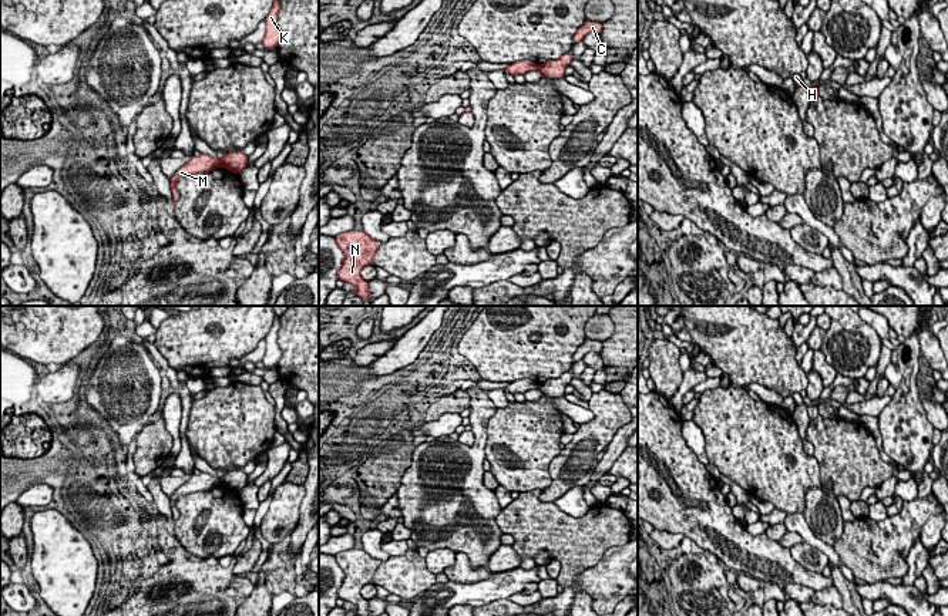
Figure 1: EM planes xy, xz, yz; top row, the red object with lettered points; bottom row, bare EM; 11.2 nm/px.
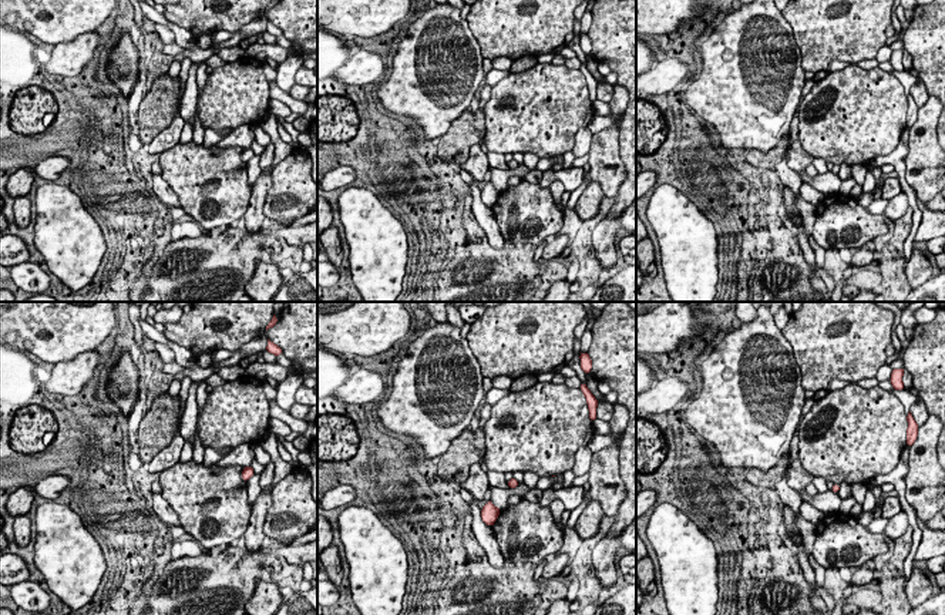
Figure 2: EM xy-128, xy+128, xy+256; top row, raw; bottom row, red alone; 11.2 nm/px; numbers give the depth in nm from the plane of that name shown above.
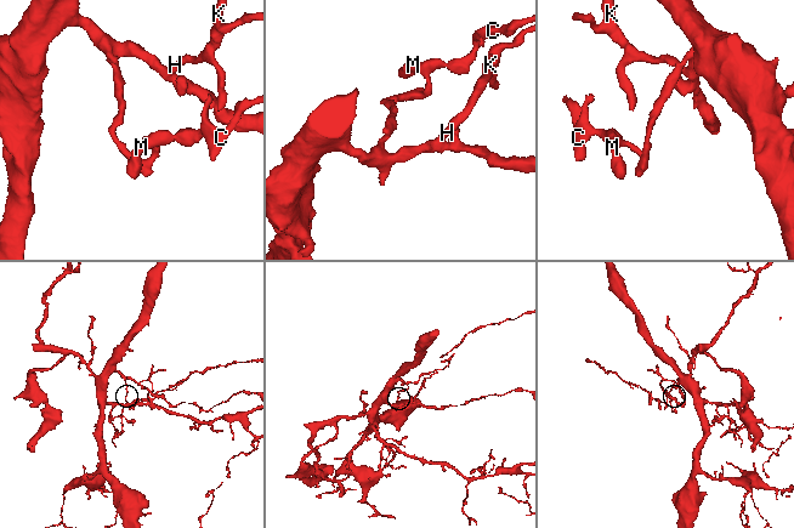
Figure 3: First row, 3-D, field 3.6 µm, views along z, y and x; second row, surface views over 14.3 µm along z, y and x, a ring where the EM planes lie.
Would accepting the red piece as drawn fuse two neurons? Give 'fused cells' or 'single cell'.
fused cells

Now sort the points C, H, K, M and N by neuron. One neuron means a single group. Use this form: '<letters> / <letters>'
C / H K M N

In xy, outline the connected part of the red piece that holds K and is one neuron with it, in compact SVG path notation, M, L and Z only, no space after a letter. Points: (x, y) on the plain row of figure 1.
M275 316L273 324L272 324L269 333L265 337L266 353L265 353L265 357L263 357L262 363L268 368L276 366L279 359L280 359L280 356L282 356L282 351L280 351L280 349L279 349L279 346L276 343L276 336L278 336L279 327L280 327L280 320L279 320L278 316Z

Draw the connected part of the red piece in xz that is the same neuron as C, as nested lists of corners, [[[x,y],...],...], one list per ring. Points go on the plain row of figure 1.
[[[585,339],[585,341],[574,353],[574,363],[582,360],[582,357],[588,351],[598,351],[599,353],[601,350],[602,350],[602,341]]]

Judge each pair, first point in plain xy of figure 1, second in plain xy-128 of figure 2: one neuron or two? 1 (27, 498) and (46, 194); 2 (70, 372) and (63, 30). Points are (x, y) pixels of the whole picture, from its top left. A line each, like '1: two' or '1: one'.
1: two
2: two

